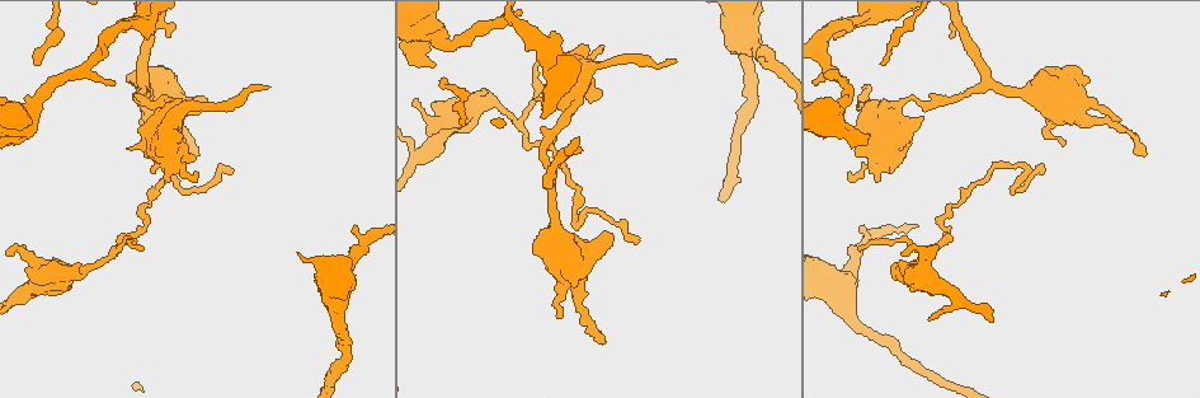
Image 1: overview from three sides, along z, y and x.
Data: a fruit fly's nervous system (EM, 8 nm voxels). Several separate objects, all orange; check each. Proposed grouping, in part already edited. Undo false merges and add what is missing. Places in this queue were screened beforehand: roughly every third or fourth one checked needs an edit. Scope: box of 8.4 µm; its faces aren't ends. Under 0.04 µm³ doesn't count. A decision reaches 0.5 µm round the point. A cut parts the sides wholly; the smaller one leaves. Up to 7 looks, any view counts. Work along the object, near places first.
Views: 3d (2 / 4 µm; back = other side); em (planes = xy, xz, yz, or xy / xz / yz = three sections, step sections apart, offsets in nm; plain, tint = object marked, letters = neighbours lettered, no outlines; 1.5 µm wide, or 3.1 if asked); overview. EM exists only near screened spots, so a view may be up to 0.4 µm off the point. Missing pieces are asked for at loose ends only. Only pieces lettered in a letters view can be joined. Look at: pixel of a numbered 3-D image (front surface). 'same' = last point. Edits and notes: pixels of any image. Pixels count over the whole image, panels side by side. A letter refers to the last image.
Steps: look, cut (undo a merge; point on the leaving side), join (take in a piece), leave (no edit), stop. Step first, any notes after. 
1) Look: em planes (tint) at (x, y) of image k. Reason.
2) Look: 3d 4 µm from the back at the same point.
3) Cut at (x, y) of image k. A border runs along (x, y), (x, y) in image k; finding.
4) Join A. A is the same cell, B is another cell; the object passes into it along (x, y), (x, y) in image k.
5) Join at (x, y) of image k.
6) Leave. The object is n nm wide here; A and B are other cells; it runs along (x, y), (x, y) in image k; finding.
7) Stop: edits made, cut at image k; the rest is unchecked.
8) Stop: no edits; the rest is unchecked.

Look: em planes (letters) at (834, 39) of image 1. An open end.

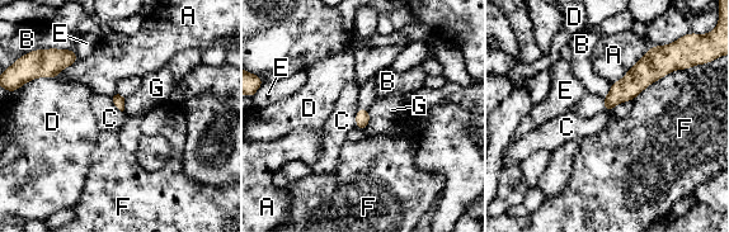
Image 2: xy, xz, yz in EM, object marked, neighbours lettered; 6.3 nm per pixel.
Leave. The longest contact is with F, 400 nm; A, B, C, D, E, F and G are other cells; it runs along (669, 69), (647, 70), (606, 108) in image 2; no lettered piece goes on from it.

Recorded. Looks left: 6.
Look: em yz step 8 (letters) at (597, 96) of image 1. An open end.

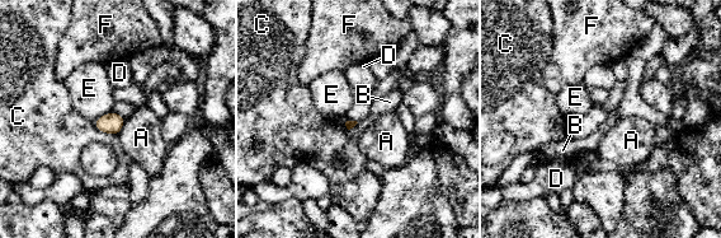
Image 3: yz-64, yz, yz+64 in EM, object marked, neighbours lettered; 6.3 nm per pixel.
Leave. A, B, C, D, E and F are other cells; a border runs along (112, 111), (100, 115), (93, 122) in image 3; no lettered piece goes on from it.

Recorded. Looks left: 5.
Look: 3d 4 µm at (639, 237) of image 1. Tapers out.

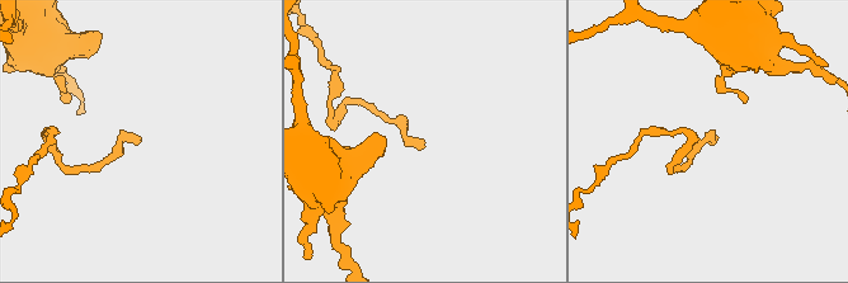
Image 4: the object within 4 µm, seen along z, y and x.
Look: em xy step 8 (plain) at (712, 143) of image 4.

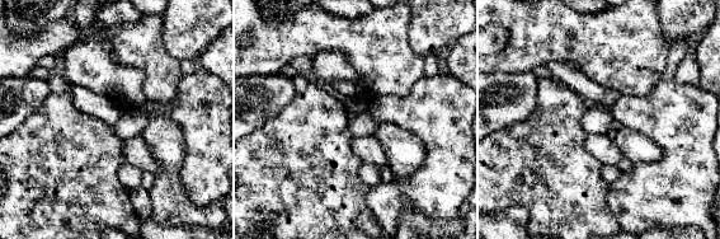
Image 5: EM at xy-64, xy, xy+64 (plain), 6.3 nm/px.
Look: em xy step 8 (letters) at the same point.

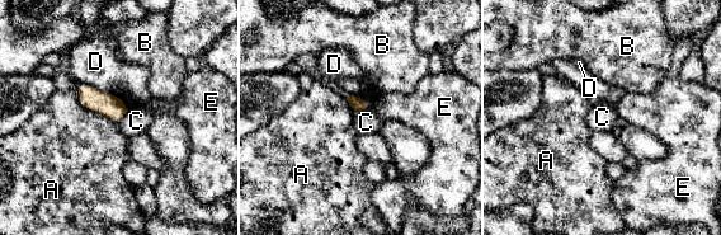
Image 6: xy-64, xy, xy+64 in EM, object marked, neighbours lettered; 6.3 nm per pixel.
Leave. The longest contact is with D, 360 nm; A, B, C, D and E are other cells; a border runs along (370, 106), (354, 113) in image 6; none of them fits.

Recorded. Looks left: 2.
Stop: no edits; the rest is unchecked.

